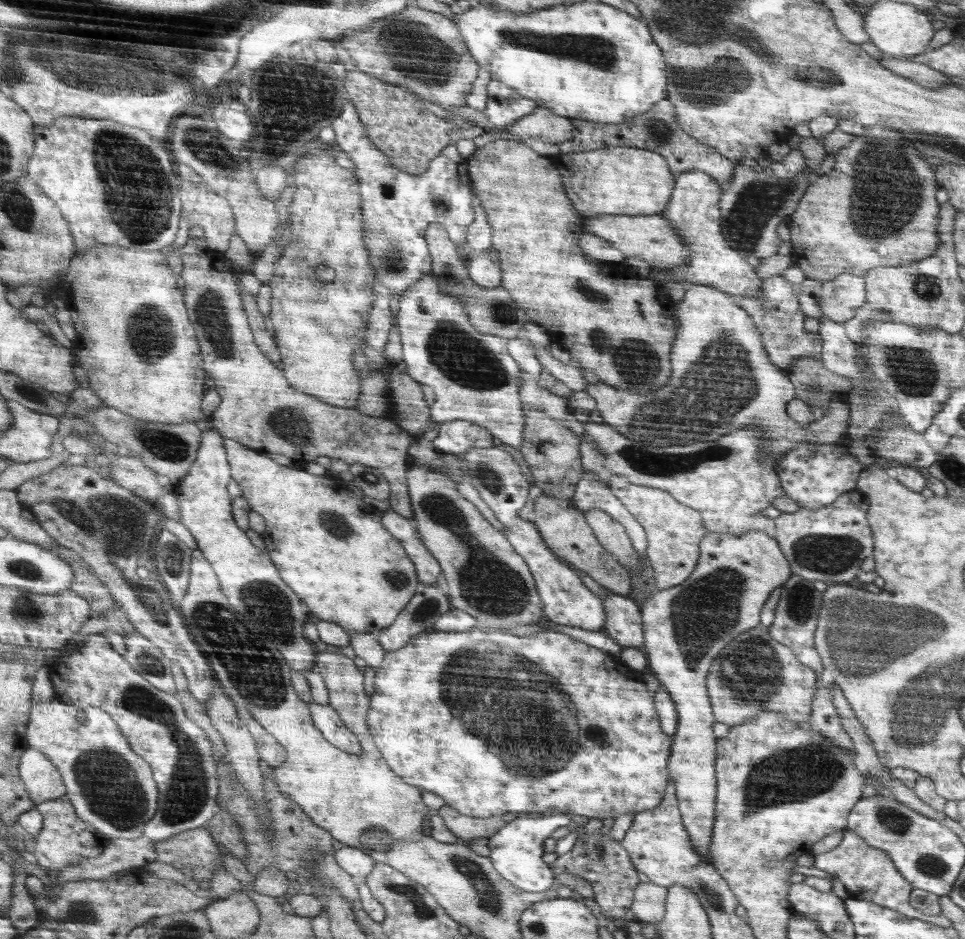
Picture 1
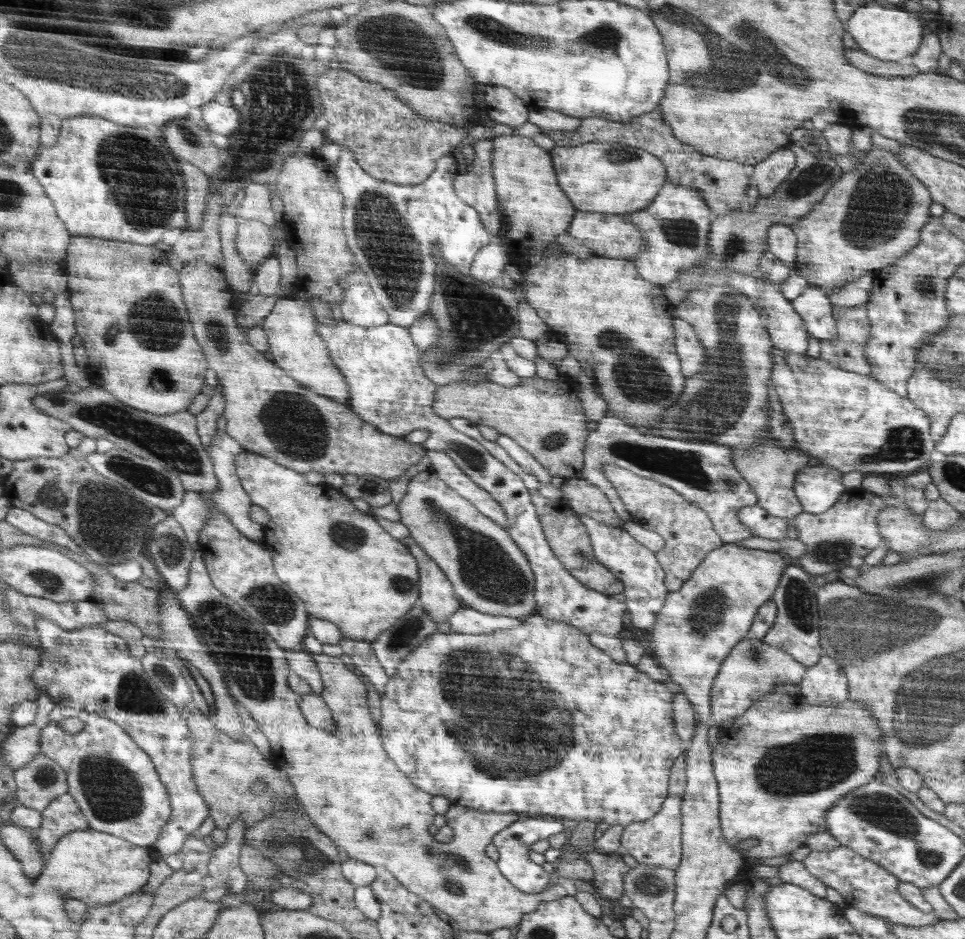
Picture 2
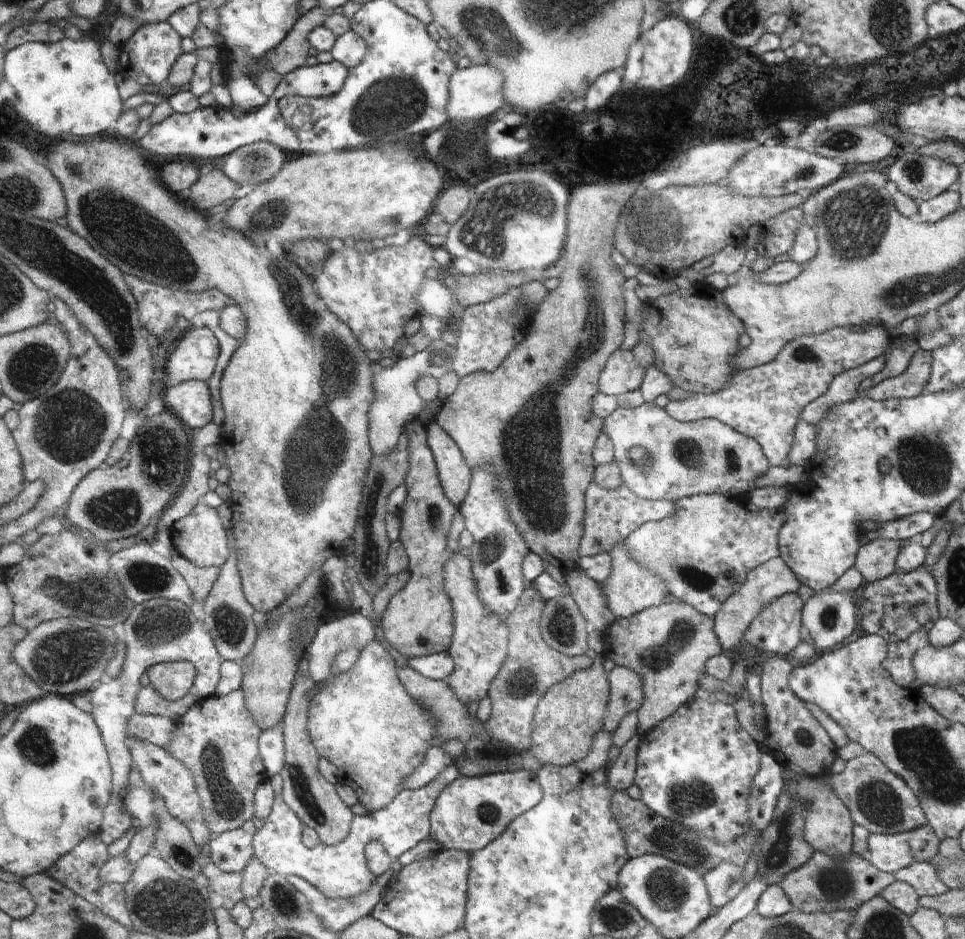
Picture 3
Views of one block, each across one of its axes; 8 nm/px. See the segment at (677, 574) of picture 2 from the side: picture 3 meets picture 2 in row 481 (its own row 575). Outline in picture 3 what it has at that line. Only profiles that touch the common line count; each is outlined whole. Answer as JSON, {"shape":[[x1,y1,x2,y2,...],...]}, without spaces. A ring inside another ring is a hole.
{"shape":[[623,542,619,543,609,554,612,557,613,570,609,579,600,583,600,588,606,596,606,604,610,606,610,612,616,616,616,619,630,618,630,616,644,611,645,608,665,603,665,596,669,593,666,584,658,576,642,570,642,566,630,556,628,550,623,546]]}

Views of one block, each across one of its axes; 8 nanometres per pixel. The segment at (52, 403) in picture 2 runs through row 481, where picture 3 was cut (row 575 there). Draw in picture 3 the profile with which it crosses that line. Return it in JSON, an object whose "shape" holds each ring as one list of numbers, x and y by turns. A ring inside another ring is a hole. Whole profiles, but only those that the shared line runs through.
{"shape":[[176,548,172,550,172,560,186,578,186,582,188,582,192,594,196,596,196,600,200,600,205,605,208,596,212,594,216,581,220,578,222,567,202,568,199,564,194,564,192,560,188,560,186,556,182,556]]}

